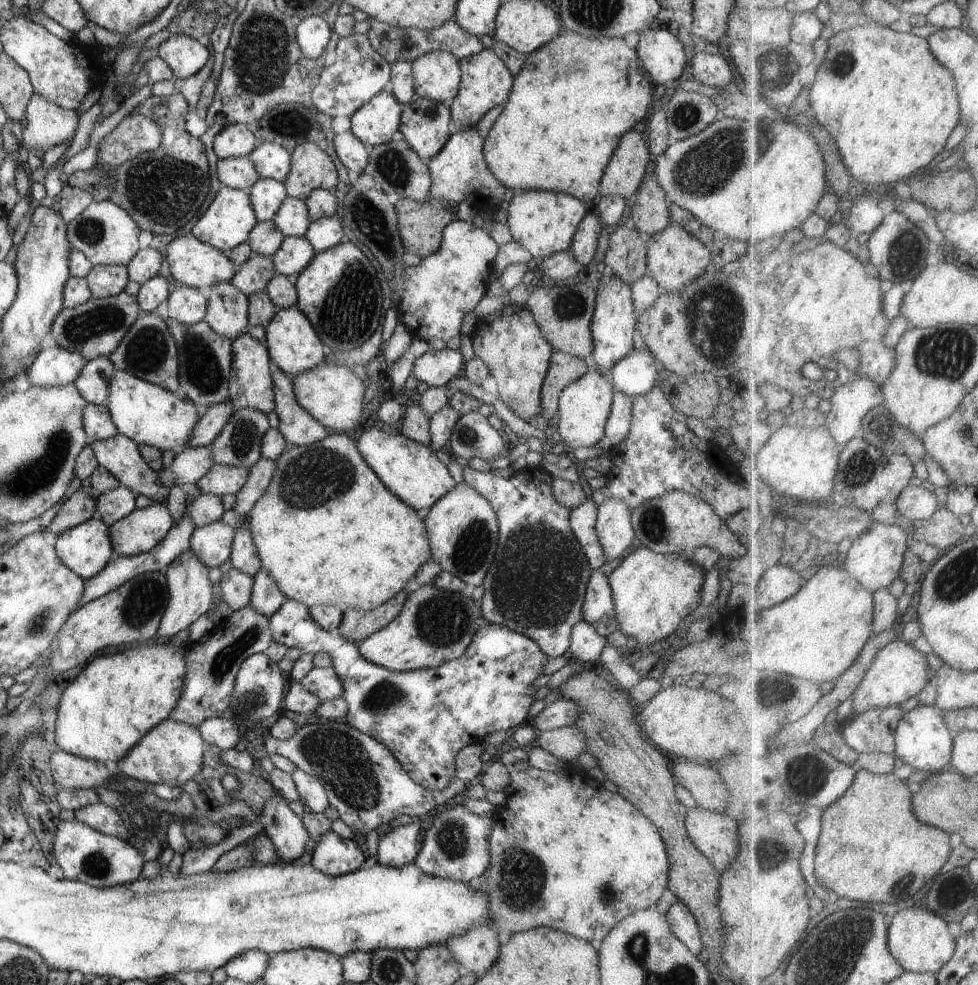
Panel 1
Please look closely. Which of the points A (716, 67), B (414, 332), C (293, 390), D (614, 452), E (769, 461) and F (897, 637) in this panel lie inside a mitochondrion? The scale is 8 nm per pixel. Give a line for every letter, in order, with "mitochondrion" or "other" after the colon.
A: other
B: other
C: other
D: other
E: other
F: other

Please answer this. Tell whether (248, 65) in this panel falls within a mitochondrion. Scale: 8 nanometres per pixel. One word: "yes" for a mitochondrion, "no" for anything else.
yes

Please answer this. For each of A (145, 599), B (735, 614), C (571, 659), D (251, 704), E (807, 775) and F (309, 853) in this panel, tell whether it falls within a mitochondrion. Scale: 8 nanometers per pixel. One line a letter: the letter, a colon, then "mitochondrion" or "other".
A: mitochondrion
B: other
C: other
D: mitochondrion
E: mitochondrion
F: other

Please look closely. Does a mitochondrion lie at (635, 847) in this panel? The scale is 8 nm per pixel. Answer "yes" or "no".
no

